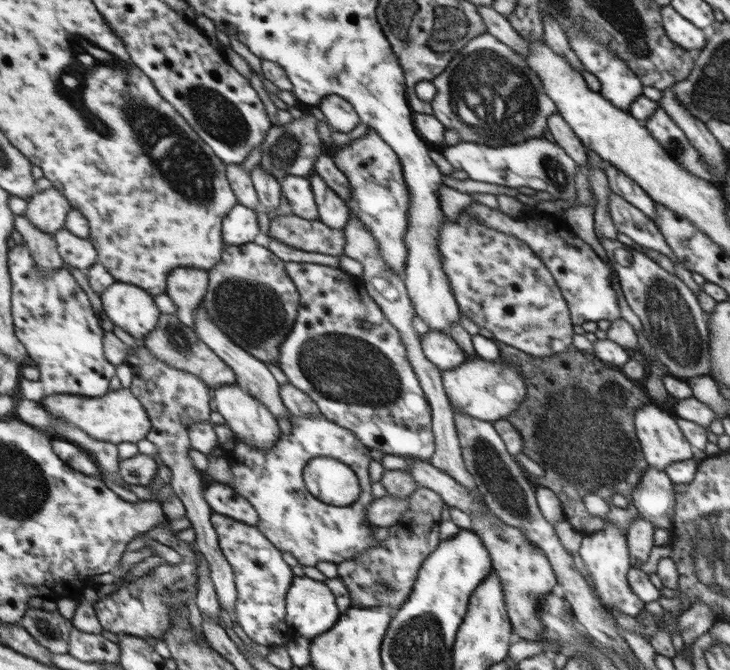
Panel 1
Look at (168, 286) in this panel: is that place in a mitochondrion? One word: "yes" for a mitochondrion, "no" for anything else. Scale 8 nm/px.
no

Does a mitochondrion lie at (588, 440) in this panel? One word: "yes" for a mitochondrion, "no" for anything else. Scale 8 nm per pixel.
yes

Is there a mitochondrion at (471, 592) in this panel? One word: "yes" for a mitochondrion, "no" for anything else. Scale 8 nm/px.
no

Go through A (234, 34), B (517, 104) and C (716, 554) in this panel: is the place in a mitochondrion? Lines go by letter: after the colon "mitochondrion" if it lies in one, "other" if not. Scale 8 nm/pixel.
A: other
B: mitochondrion
C: mitochondrion

